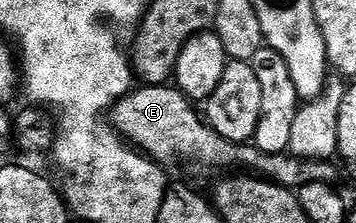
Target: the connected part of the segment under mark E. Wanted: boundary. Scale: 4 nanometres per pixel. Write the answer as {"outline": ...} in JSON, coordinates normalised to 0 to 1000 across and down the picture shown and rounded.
{"outline":[[[475,377],[399,381],[348,426],[309,489],[306,547],[365,650],[463,753],[531,735],[576,762],[638,762],[669,735],[677,749],[669,758],[820,852],[879,816],[924,830],[952,816],[955,758],[933,722],[834,713],[809,686],[756,695],[702,641],[666,650],[607,601],[548,484],[551,471],[500,390]]]}

